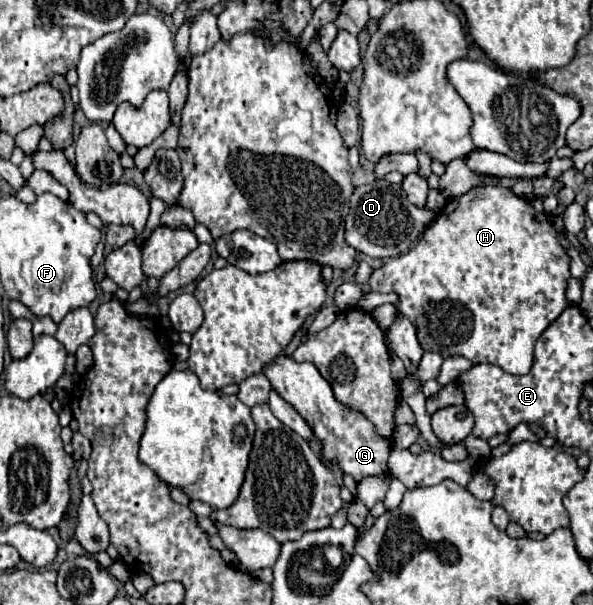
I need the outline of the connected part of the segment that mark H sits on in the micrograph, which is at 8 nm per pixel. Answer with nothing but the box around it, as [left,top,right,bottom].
[369,184,571,374]

